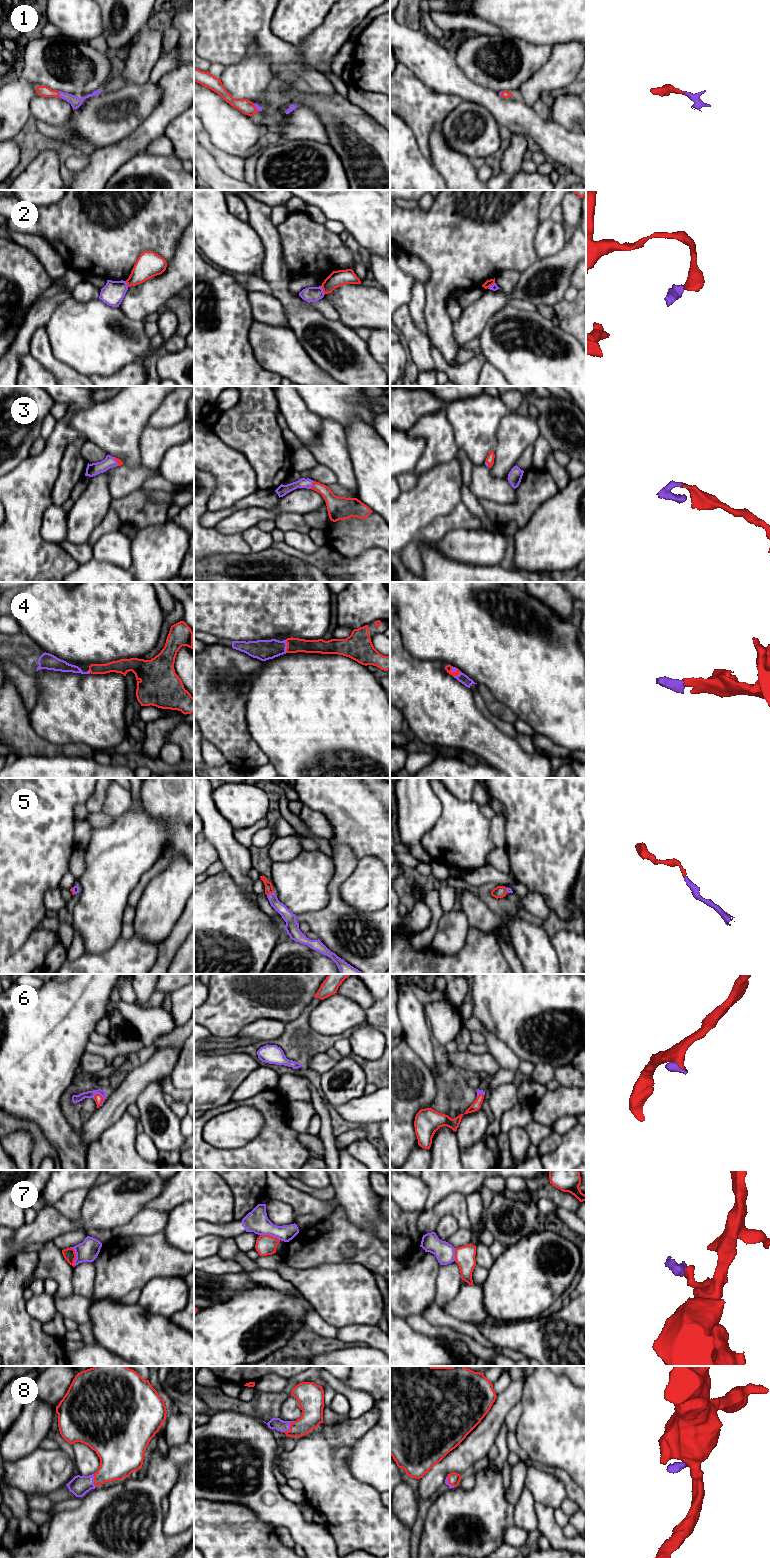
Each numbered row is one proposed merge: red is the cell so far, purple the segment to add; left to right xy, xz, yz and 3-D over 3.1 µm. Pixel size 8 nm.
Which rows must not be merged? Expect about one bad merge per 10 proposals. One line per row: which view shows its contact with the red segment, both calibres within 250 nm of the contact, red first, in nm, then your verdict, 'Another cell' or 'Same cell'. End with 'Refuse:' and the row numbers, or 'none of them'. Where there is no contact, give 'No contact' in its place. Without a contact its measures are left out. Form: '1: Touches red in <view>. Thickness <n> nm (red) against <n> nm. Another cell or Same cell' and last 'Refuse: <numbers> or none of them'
1: Touches red in xy. Thickness 90 nm (red) against 90 nm. Same cell
2: Touches red in xz. Thickness 130 nm (red) against 130 nm. Another cell
3: Touches red in xz. Thickness 140 nm (red) against 90 nm. Same cell
4: Touches red in xz. Thickness 120 nm (red) against 160 nm. Same cell
5: Touches red in xz. Thickness 70 nm (red) against 90 nm. Same cell
6: Touches red in xy. Thickness 70 nm (red) against 60 nm. Same cell
7: Touches red in xy. Thickness 100 nm (red) against 170 nm. Another cell
8: Touches red in xz. Thickness 180 nm (red) against 100 nm. Same cell
Refuse: 2, 7

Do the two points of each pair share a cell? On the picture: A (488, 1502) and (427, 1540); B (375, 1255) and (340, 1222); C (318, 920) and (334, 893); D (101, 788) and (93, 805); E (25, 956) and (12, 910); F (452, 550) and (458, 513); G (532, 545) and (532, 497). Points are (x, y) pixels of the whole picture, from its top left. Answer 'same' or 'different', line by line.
A: same
B: same
C: same
D: same
E: different
F: different
G: different

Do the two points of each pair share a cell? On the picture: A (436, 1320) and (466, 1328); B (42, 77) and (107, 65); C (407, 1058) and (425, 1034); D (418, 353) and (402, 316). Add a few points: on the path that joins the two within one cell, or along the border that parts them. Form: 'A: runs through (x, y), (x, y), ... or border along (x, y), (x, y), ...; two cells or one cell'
A: runs through (443, 1320), (459, 1326); one cell
B: runs through (58, 82), (86, 86), (91, 81); one cell
C: border along (403, 1038), (429, 1068); two cells
D: runs through (418, 344), (406, 325); one cell

